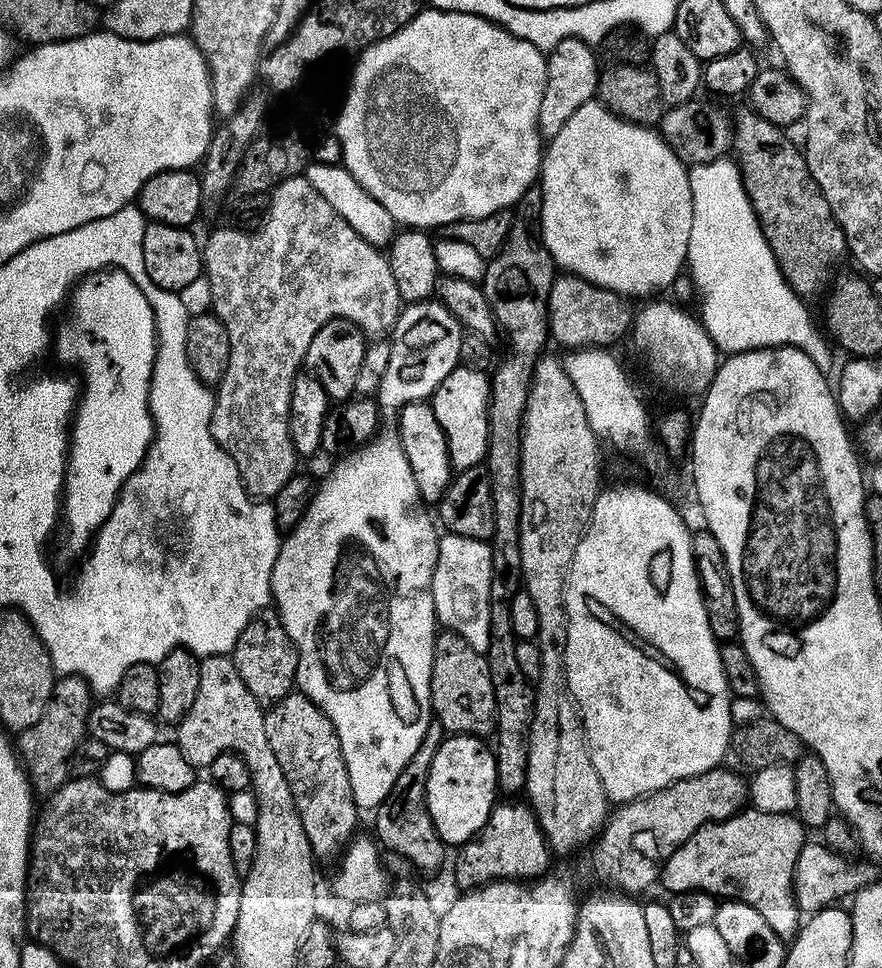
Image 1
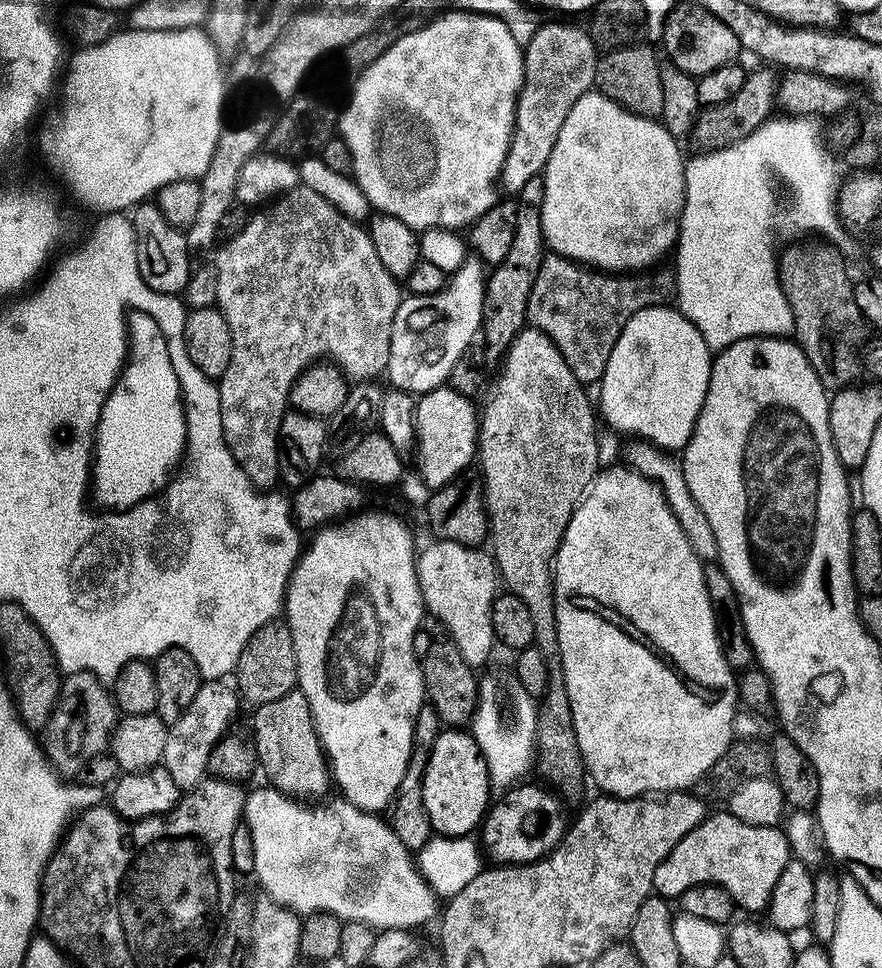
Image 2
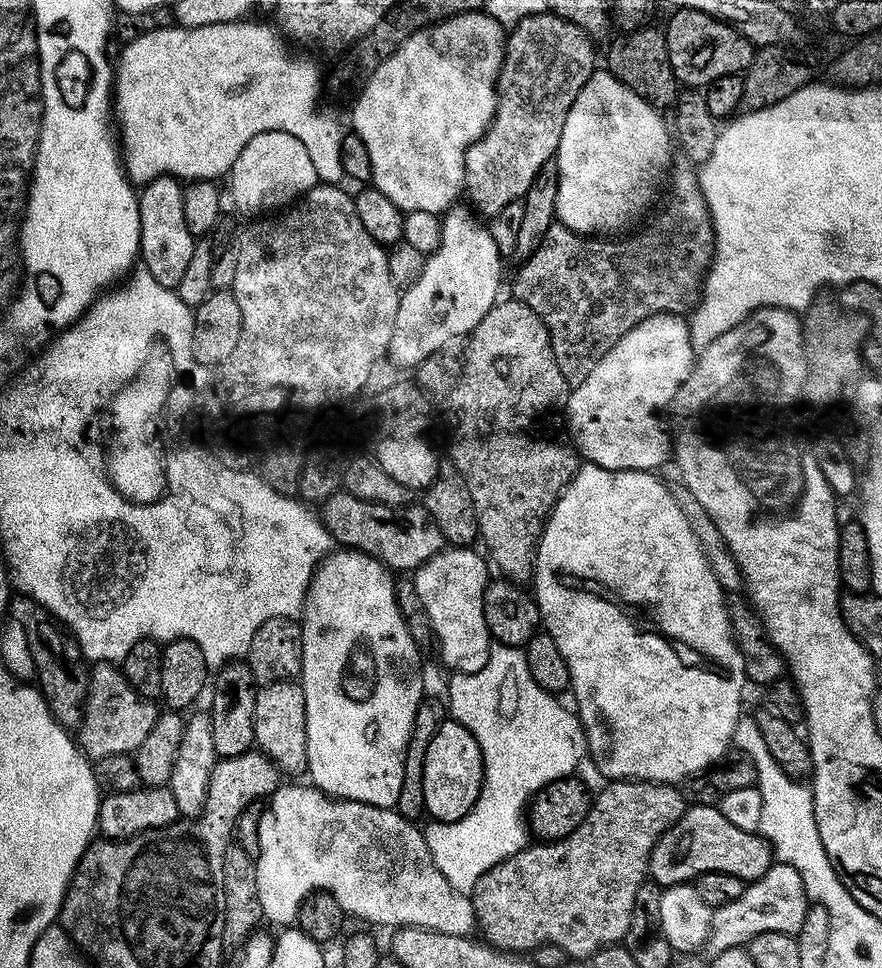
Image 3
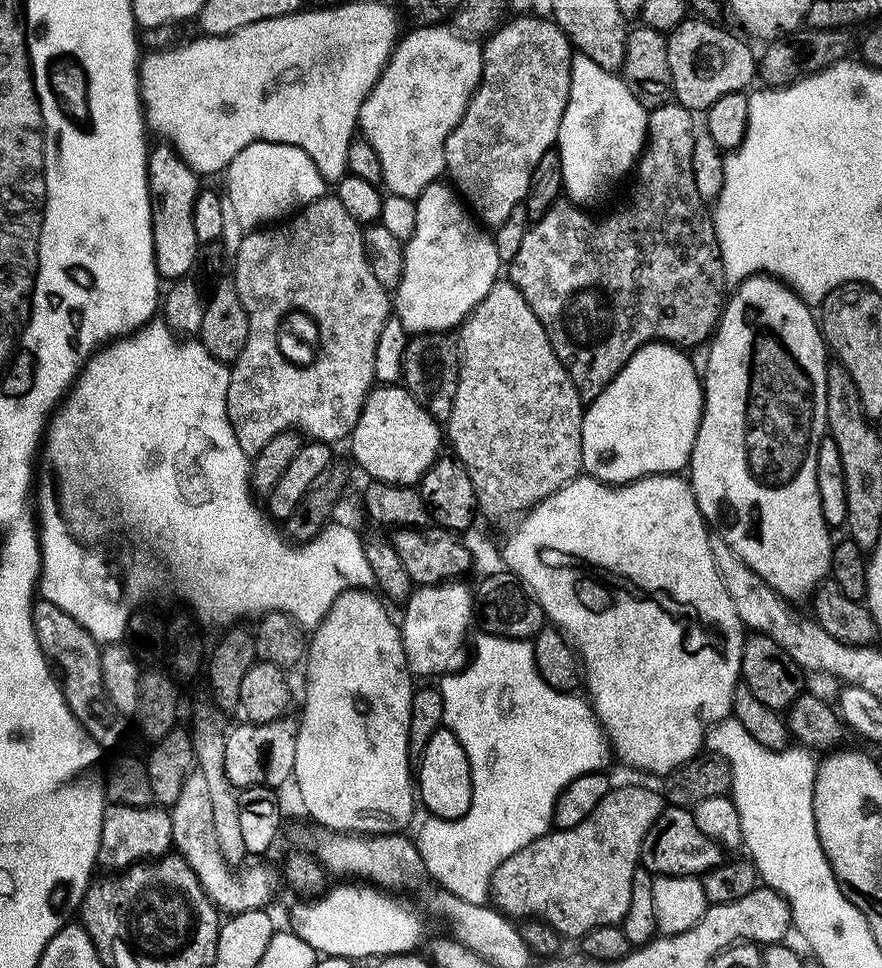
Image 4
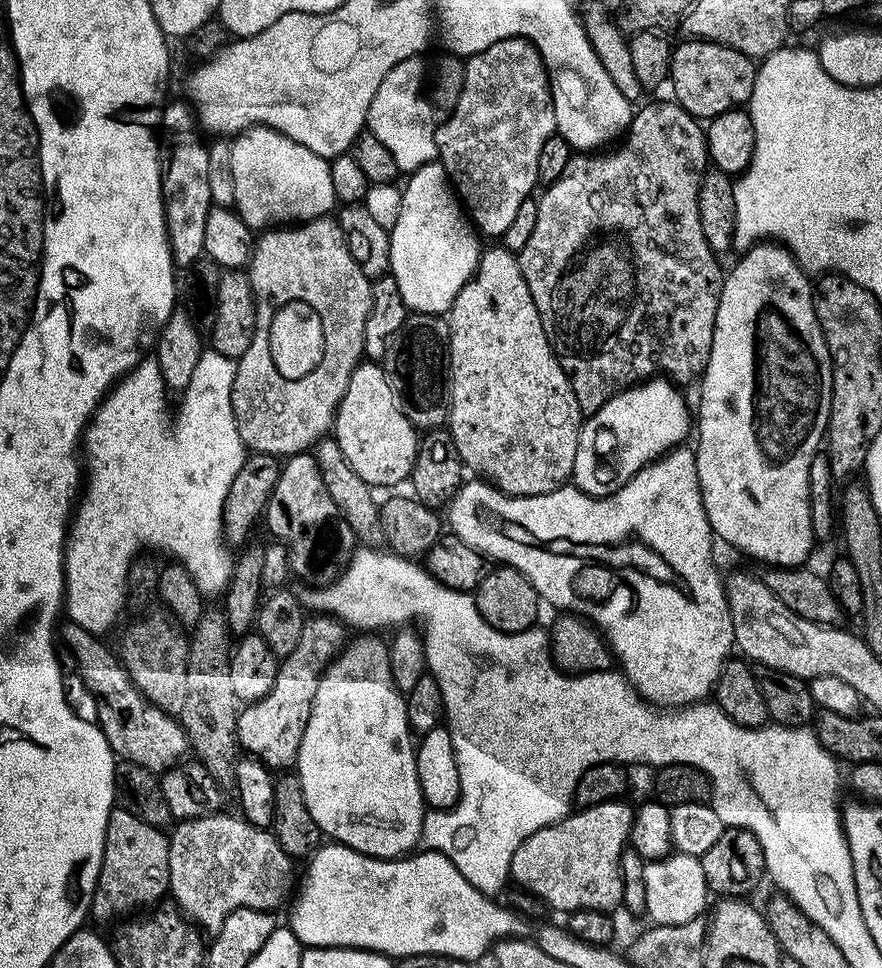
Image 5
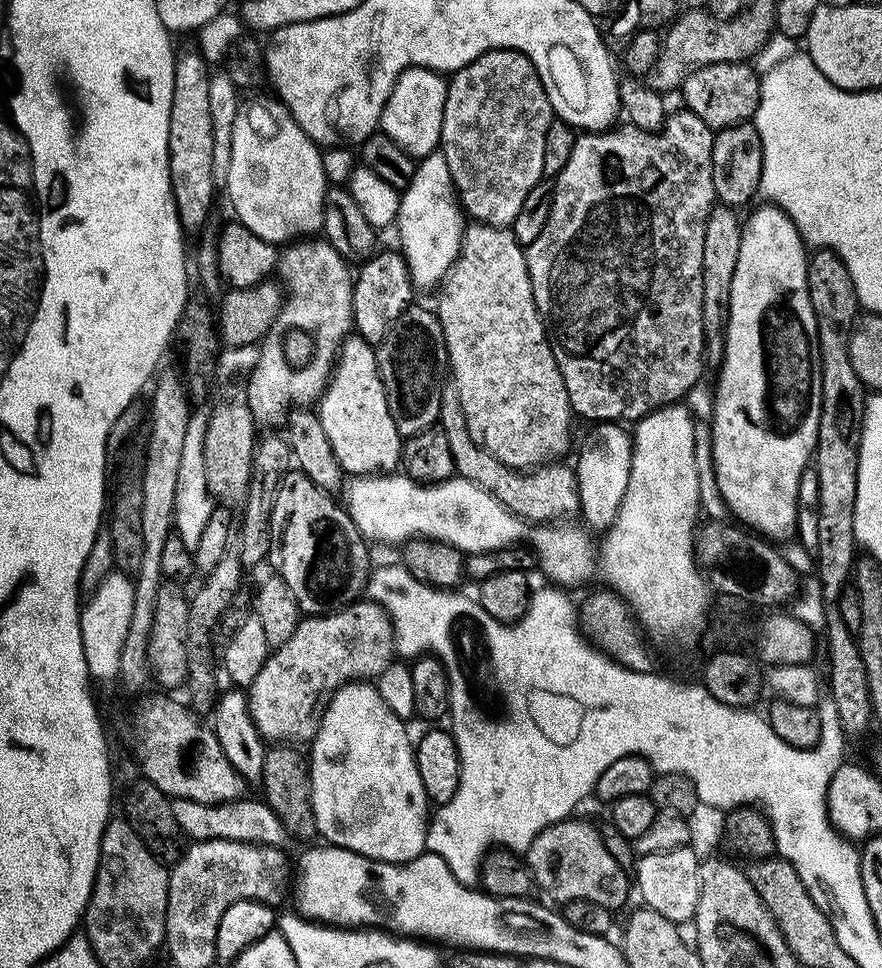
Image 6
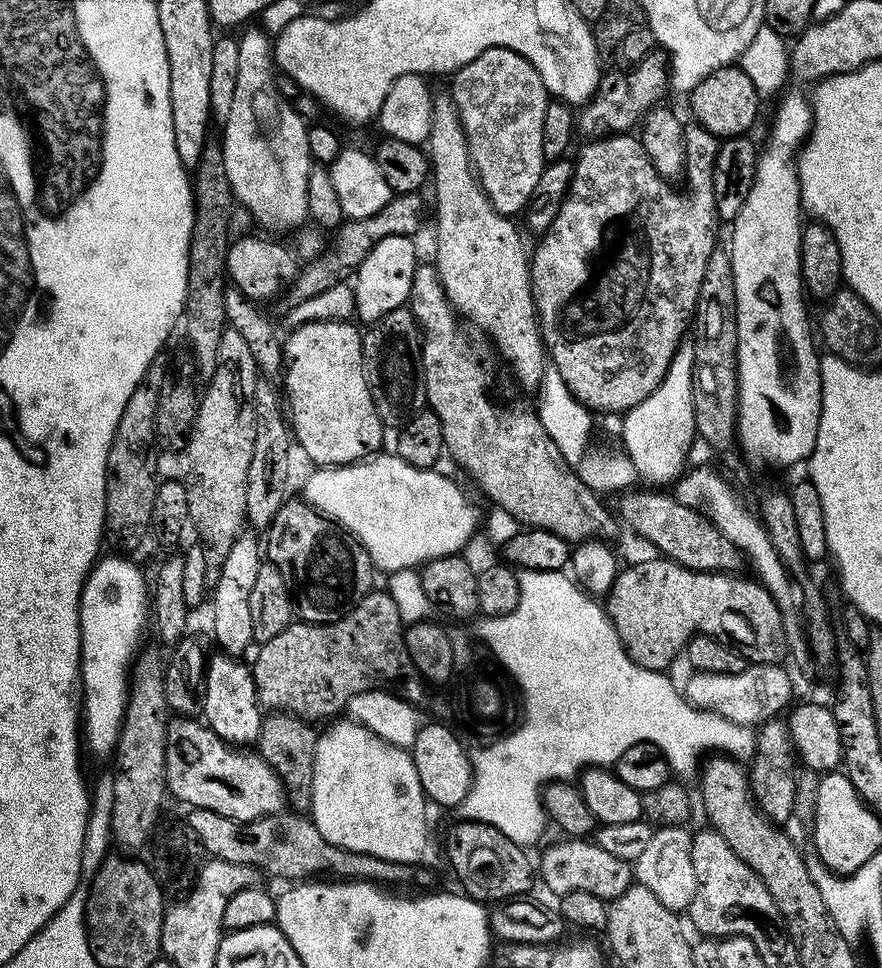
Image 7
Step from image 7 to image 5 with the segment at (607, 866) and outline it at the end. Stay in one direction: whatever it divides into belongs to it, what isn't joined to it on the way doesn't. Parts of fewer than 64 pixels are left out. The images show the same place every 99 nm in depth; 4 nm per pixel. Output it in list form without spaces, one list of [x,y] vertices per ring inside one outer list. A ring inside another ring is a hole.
[[[623,799],[602,802],[598,806],[590,806],[573,811],[557,824],[546,826],[534,834],[530,834],[514,850],[512,855],[513,881],[517,880],[528,892],[533,892],[540,900],[545,900],[552,908],[557,908],[561,914],[577,912],[583,908],[602,910],[611,913],[612,908],[620,908],[624,899],[622,890],[622,870],[620,859],[632,835],[633,805],[624,804]]]

